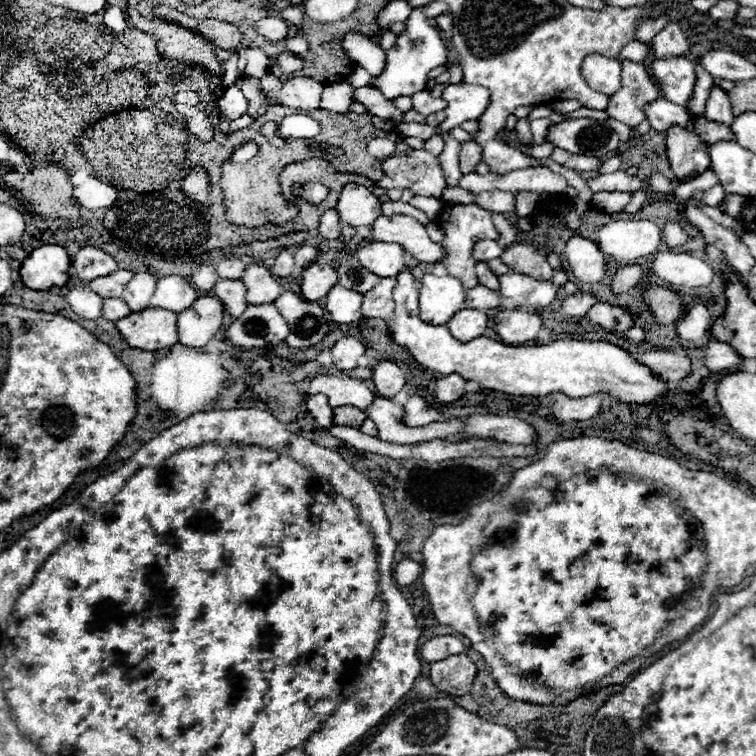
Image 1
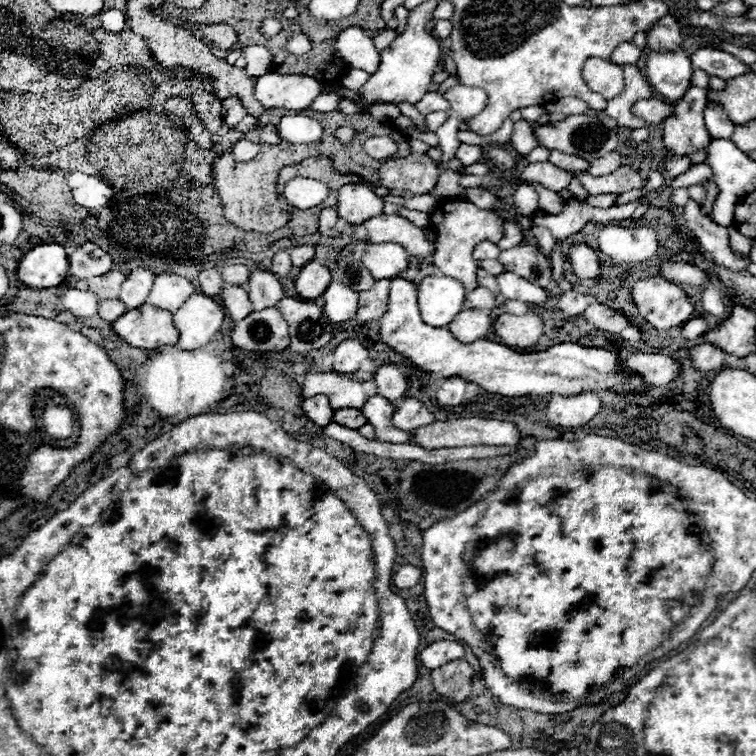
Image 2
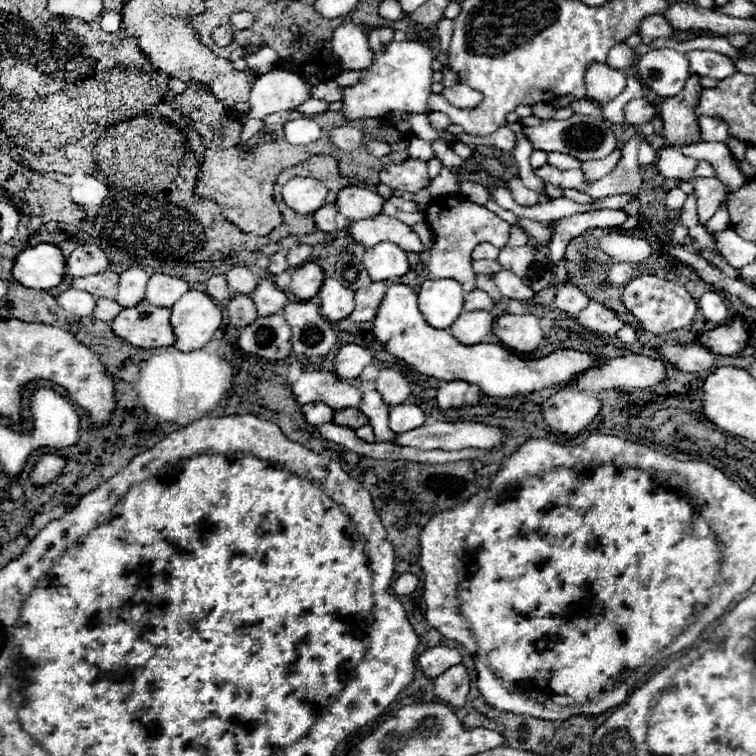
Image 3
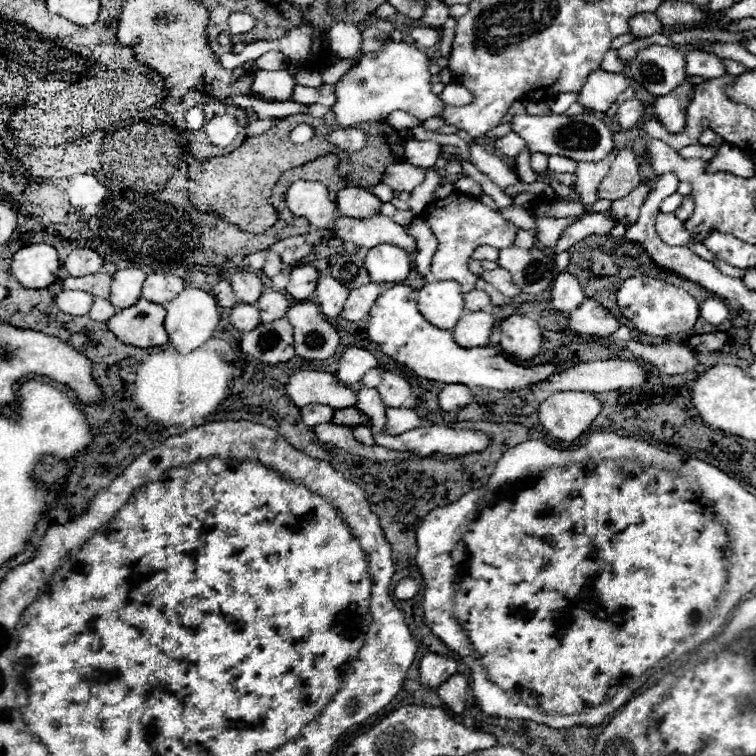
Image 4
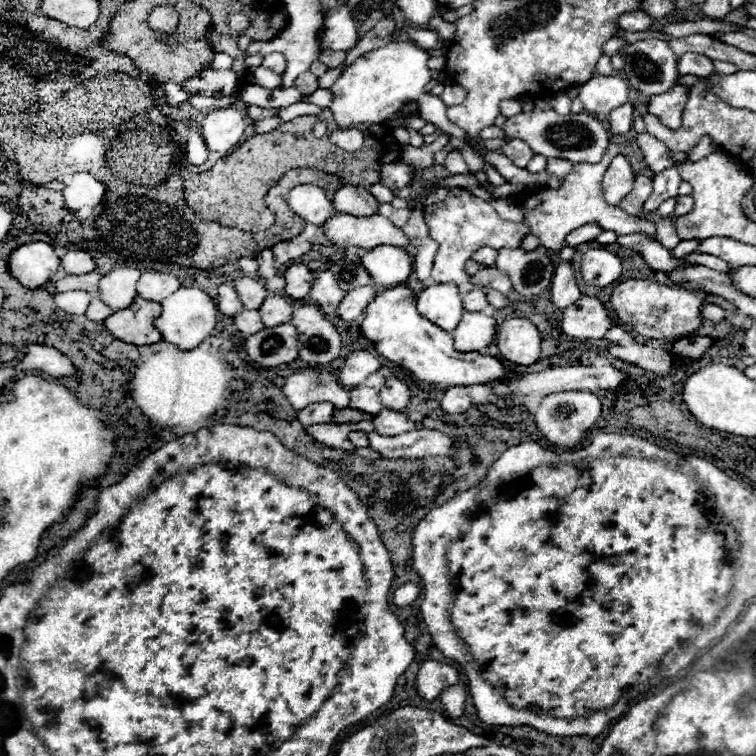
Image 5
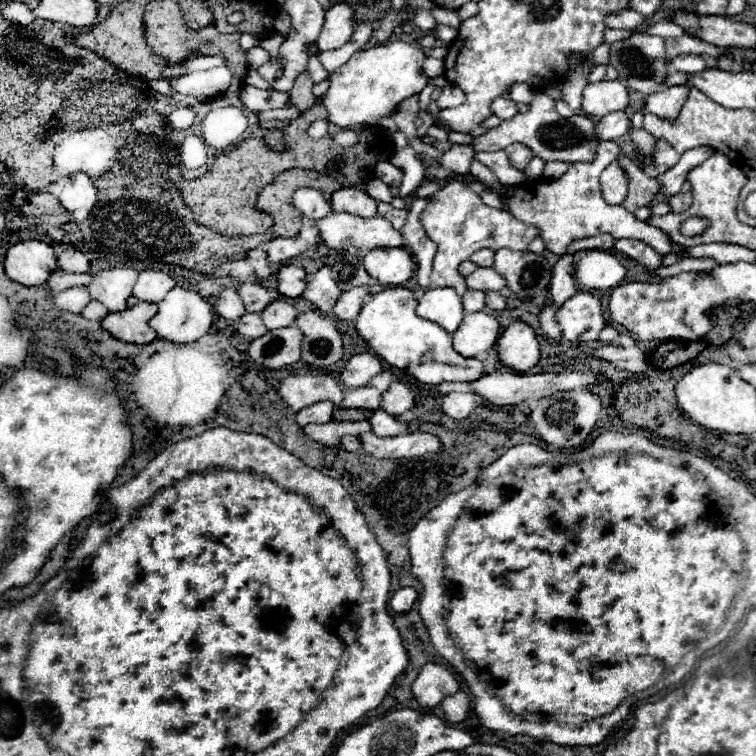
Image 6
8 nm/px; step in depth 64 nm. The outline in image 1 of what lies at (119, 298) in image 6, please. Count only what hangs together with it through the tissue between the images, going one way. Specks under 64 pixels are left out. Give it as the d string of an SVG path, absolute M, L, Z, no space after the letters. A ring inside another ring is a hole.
M136 272L134 280L130 280L122 292L122 300L130 306L132 312L138 312L142 308L150 308L150 296L154 294L156 288L156 278L148 272Z

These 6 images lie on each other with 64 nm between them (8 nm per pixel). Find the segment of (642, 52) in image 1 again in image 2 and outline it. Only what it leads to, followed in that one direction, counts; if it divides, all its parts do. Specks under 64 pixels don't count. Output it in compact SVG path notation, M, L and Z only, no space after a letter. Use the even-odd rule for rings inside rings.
M626 42L626 44L620 44L620 46L612 52L612 58L610 58L610 60L612 60L614 64L624 66L624 64L636 64L640 58L642 58L642 48L634 46L632 42Z

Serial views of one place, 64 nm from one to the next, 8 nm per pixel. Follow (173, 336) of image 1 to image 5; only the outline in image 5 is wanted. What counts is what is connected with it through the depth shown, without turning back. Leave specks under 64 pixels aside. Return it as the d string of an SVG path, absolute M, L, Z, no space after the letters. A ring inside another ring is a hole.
M134 298L132 306L114 312L104 320L108 332L118 340L128 344L156 344L162 334L154 326L154 320L162 314L158 302L148 302L144 298Z

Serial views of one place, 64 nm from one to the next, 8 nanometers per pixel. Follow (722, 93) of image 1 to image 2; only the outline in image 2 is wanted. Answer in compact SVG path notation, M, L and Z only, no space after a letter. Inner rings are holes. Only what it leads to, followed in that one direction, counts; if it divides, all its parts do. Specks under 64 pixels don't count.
M710 102L704 110L704 124L712 138L730 138L734 132L734 122L728 120L724 106L718 102Z

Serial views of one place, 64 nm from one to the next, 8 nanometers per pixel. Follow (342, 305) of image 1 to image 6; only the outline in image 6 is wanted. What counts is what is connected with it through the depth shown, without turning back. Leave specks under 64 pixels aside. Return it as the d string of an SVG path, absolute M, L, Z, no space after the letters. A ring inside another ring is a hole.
M324 266L318 272L308 276L308 286L302 294L302 298L312 302L316 306L316 310L320 310L320 312L330 312L340 296L342 296L342 290L338 288L336 280L332 278L332 272L328 266Z

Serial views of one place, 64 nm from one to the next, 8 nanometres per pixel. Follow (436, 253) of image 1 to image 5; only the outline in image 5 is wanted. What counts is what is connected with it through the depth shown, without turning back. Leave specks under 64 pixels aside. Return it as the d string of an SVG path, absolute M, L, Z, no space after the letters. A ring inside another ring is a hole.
M336 214L324 226L326 226L326 236L336 246L354 244L354 246L372 250L374 246L382 246L382 244L390 244L398 248L406 248L410 244L406 234L380 214L370 218Z

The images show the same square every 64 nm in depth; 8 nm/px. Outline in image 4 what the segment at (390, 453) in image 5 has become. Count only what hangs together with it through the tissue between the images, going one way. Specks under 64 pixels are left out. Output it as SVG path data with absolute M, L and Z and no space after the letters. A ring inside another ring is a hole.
M442 424L420 426L398 436L380 434L380 436L374 436L374 440L378 446L386 446L392 450L416 450L420 454L482 452L486 446L492 444L492 438L486 432L446 428Z

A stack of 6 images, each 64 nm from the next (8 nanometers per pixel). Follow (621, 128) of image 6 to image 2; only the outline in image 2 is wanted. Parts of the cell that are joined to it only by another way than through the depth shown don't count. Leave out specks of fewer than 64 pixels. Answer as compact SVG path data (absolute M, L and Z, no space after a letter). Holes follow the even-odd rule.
M652 98L652 100L640 100L640 102L636 102L634 108L632 108L632 112L636 116L640 116L642 120L646 120L648 124L660 126L660 124L664 124L666 118L674 116L674 106L668 104L668 102L660 102L660 100Z

